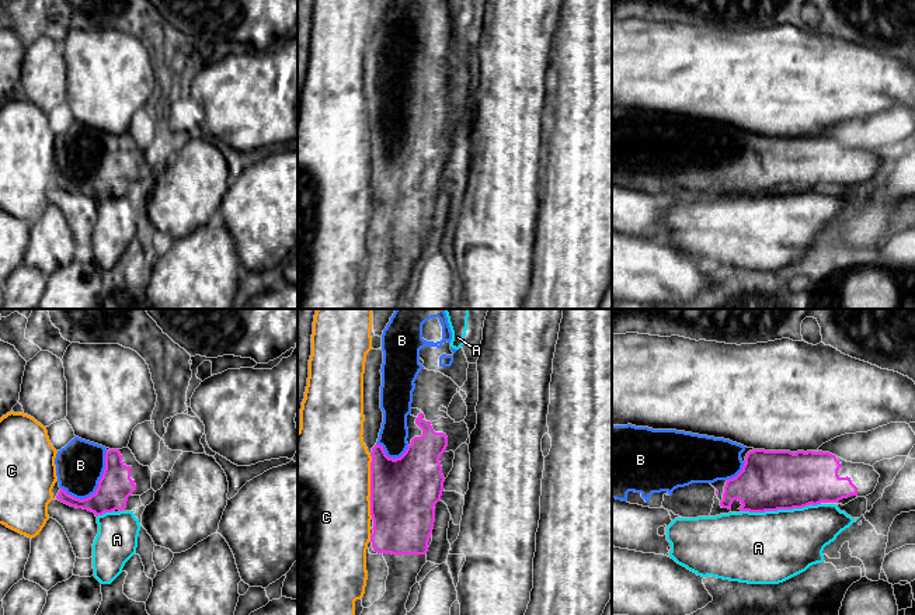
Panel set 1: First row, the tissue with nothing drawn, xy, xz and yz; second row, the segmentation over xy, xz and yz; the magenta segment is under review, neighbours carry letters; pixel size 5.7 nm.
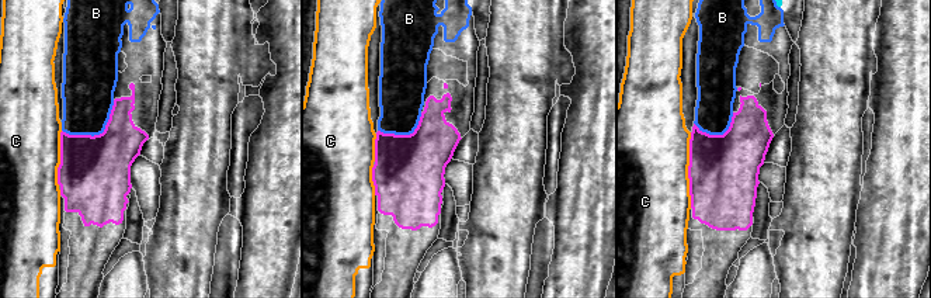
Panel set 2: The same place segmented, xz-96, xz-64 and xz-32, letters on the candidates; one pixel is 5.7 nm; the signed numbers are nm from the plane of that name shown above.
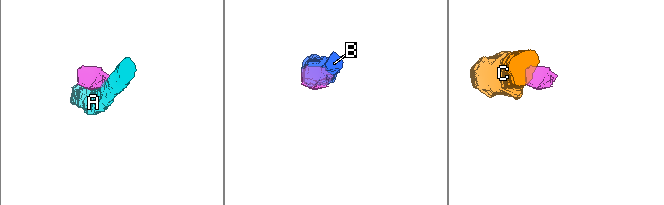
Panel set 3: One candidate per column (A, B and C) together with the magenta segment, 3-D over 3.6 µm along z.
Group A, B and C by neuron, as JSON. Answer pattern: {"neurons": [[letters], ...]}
{"neurons": [["A"], ["B"], ["C"]]}

